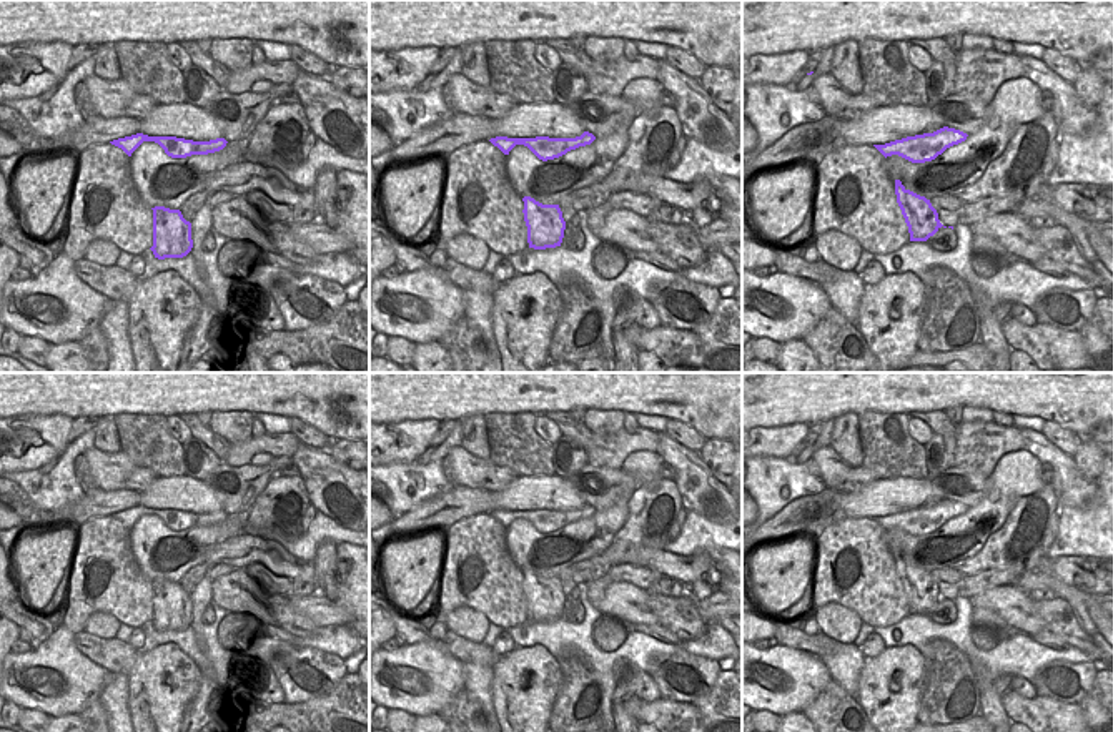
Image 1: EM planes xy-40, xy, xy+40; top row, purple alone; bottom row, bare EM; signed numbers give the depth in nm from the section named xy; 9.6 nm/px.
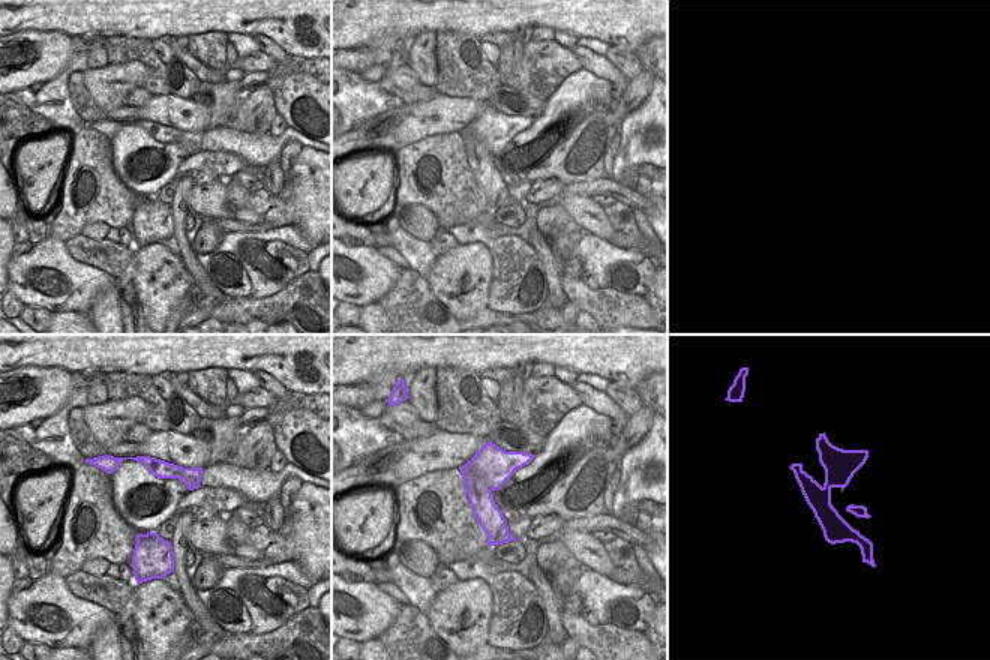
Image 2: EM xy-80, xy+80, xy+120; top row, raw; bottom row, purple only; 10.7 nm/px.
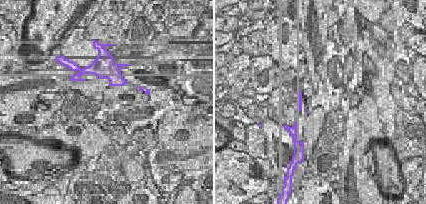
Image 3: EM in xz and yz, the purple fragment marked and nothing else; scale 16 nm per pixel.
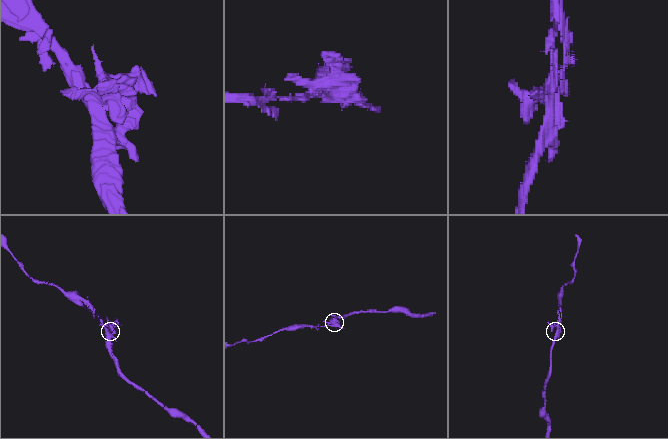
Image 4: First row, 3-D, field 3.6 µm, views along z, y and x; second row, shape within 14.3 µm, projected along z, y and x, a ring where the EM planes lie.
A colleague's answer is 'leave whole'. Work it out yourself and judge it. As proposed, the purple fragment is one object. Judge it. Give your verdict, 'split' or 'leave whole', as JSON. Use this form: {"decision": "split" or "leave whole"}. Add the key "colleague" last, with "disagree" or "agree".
{"decision": "split", "colleague": "disagree"}

